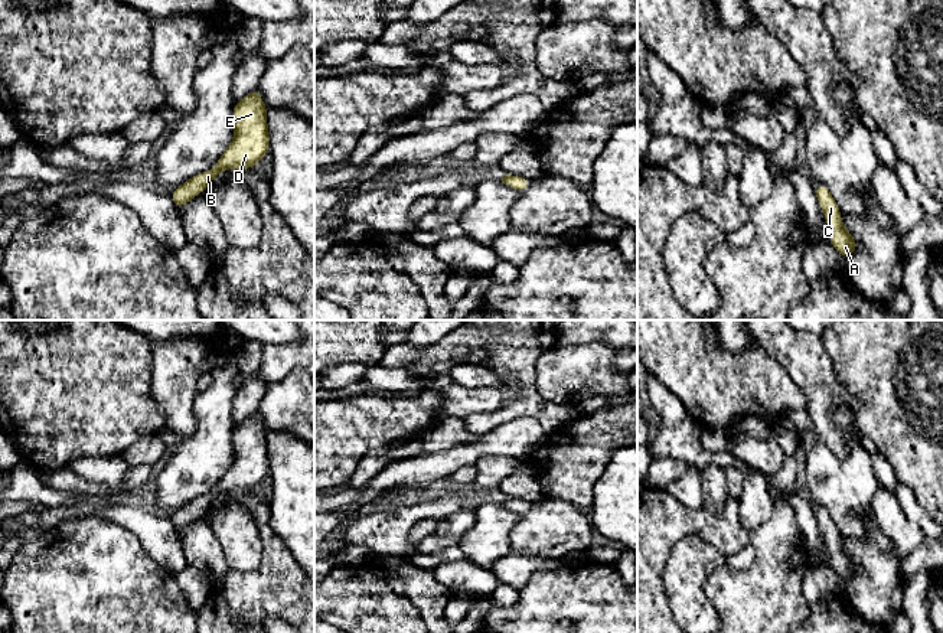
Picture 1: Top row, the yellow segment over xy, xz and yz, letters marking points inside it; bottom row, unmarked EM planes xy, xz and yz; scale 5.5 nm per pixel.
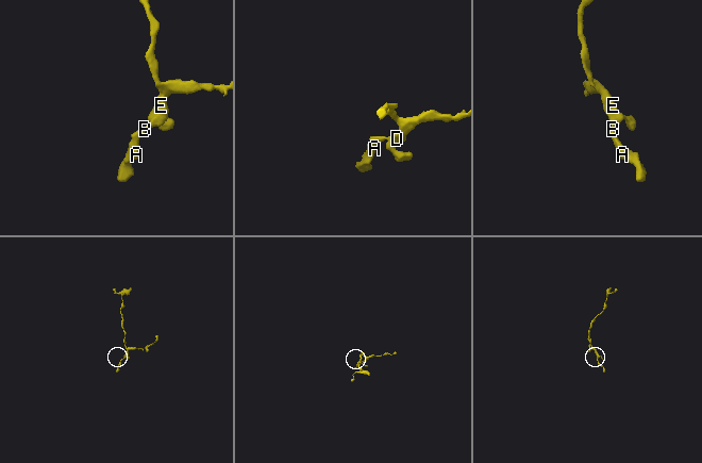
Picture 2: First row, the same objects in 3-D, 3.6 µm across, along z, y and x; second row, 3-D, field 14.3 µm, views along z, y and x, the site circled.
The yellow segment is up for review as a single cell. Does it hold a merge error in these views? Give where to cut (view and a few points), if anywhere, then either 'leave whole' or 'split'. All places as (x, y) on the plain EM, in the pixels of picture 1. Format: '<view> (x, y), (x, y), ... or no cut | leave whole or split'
no cut | leave whole

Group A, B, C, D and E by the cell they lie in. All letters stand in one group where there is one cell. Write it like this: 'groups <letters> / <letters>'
groups A B C D E

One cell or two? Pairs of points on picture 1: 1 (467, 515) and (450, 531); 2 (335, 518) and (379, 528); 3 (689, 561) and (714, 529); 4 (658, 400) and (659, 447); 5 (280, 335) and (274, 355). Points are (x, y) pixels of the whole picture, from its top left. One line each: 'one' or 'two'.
1: one
2: two
3: two
4: one
5: two

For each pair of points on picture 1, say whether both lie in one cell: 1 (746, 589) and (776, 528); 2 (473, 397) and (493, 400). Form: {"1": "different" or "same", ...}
{"1": "same", "2": "same"}

